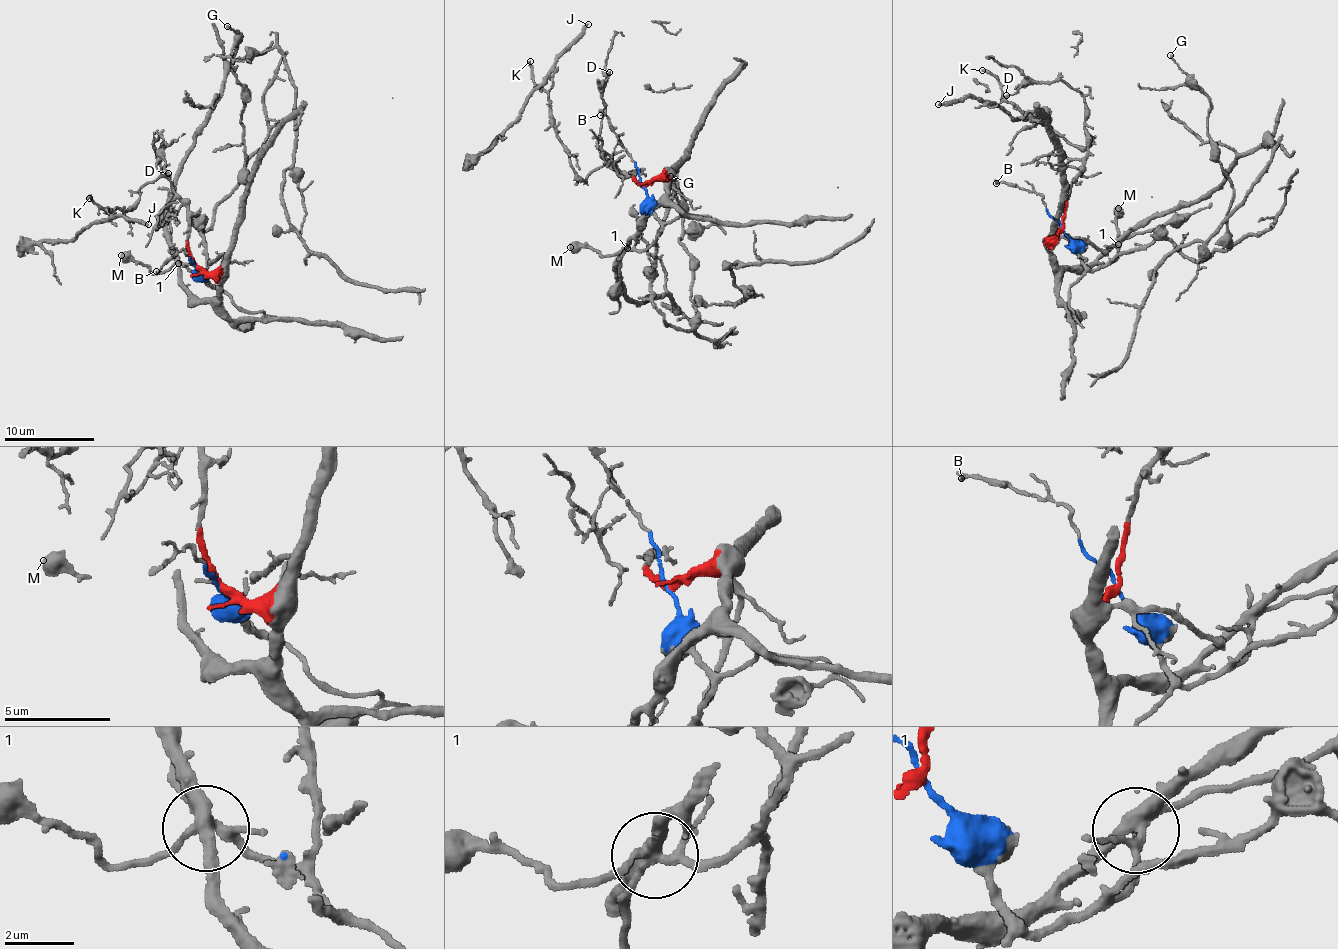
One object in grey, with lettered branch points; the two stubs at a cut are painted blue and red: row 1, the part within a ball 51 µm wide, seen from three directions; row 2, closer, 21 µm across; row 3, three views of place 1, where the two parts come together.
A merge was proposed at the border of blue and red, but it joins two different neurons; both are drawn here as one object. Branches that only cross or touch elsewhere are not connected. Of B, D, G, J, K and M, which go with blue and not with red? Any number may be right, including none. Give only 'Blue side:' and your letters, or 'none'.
Blue side: B, G, M

